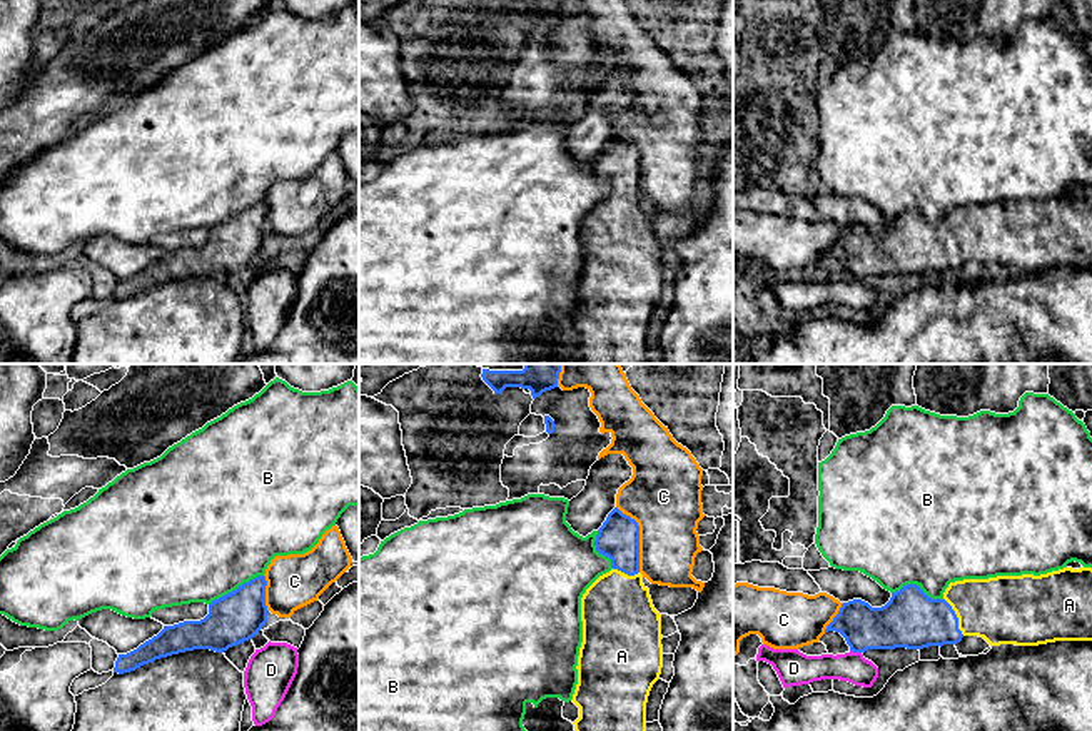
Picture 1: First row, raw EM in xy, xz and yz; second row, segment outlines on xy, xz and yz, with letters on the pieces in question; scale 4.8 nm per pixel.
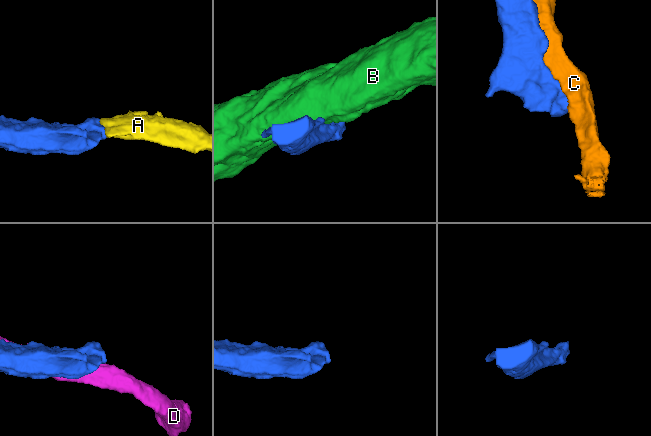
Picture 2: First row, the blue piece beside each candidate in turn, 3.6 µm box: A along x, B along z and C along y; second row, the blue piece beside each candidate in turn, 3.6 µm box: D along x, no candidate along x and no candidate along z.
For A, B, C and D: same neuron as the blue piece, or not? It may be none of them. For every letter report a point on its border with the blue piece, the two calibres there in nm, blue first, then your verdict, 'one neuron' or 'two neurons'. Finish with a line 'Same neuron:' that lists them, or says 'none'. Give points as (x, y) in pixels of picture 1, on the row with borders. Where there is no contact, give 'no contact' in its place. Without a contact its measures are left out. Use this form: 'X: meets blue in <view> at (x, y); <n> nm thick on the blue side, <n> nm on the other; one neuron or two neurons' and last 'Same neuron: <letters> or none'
A: meets blue in yz at (955, 616); 280 nm thick on the blue side, 340 nm on the other; one neuron
B: meets blue in xy at (237, 588); 240 nm thick on the blue side, 500 nm on the other; two neurons
C: meets blue in xz at (638, 538); 200 nm thick on the blue side, 360 nm on the other; two neurons
D: meets blue in yz at (855, 651); 220 nm thick on the blue side, 140 nm on the other; two neurons
Same neuron: A

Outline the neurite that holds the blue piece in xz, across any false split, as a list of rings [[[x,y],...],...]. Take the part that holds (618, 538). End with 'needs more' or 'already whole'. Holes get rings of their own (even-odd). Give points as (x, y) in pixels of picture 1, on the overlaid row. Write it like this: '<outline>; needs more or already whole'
[[[614,507],[598,531],[596,551],[611,559],[611,571],[599,576],[581,597],[583,643],[578,656],[578,684],[573,703],[579,708],[574,731],[646,731],[646,703],[663,668],[661,614],[640,572],[640,526]]]; needs more

